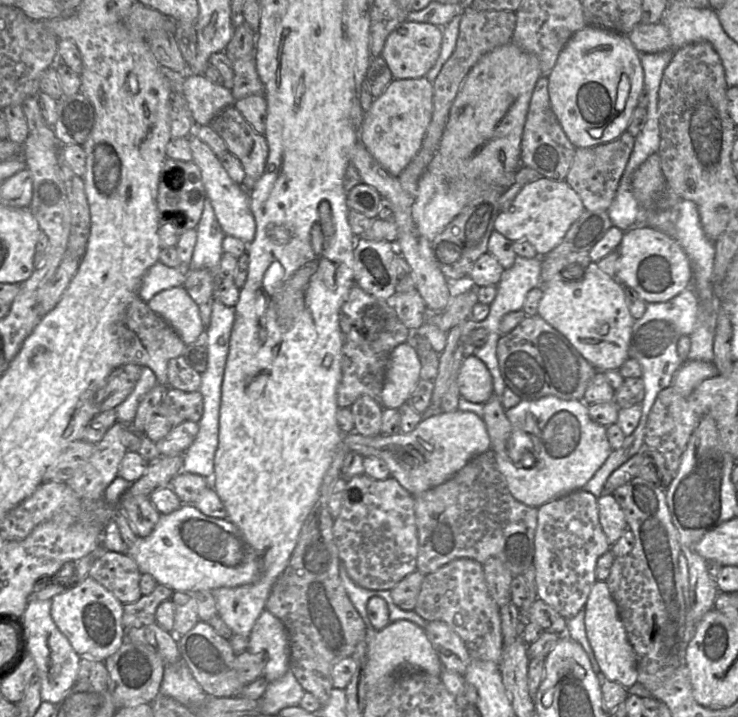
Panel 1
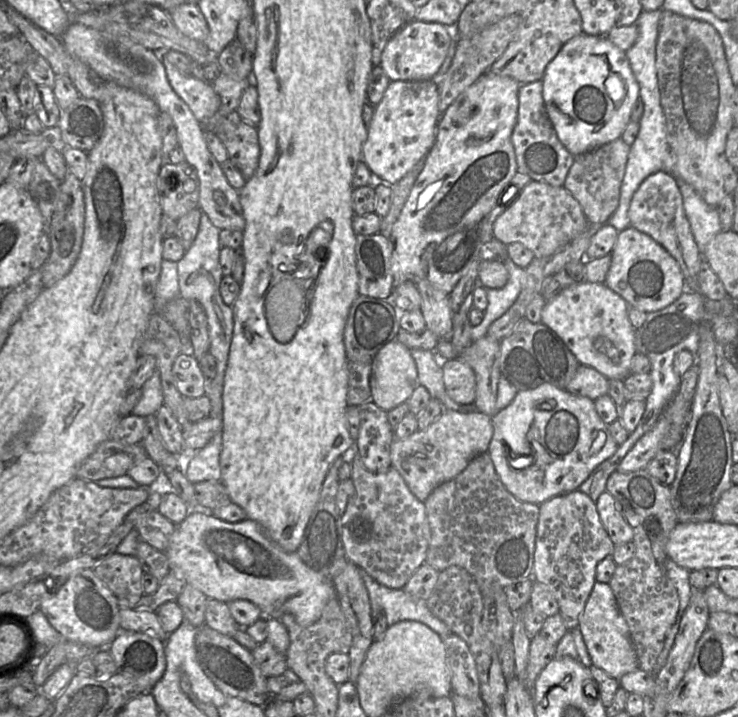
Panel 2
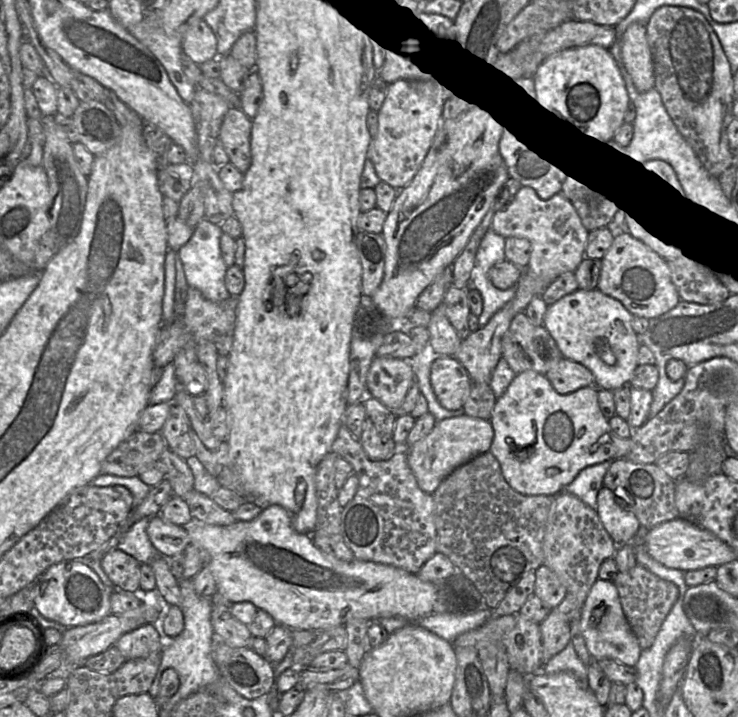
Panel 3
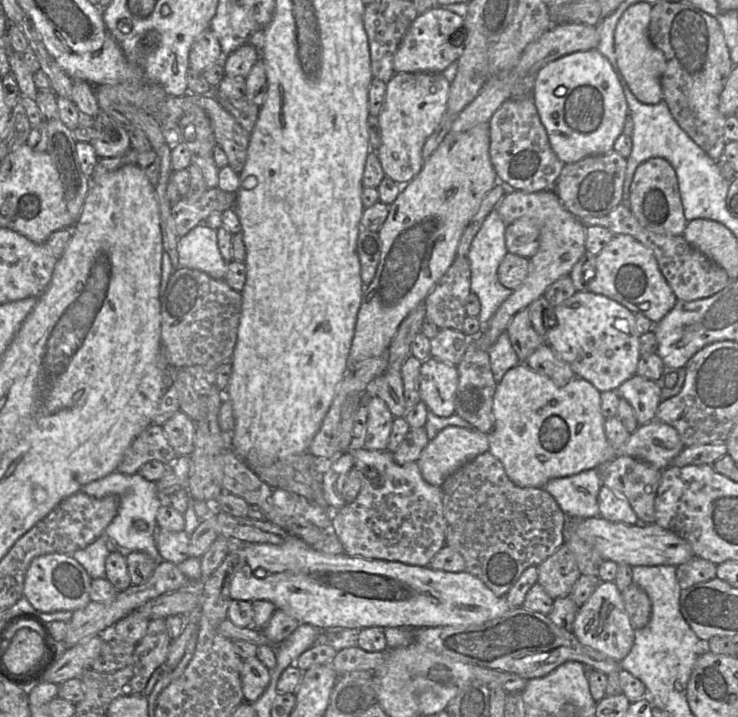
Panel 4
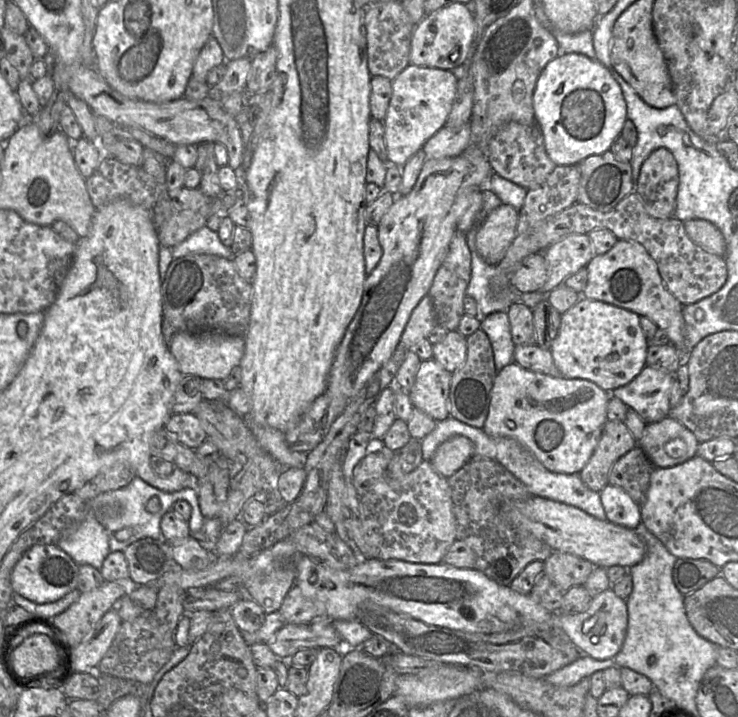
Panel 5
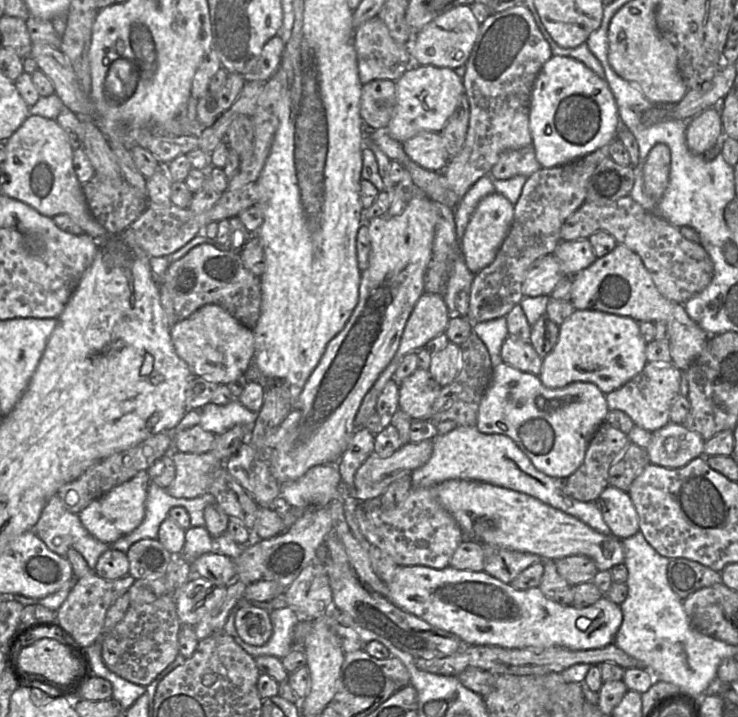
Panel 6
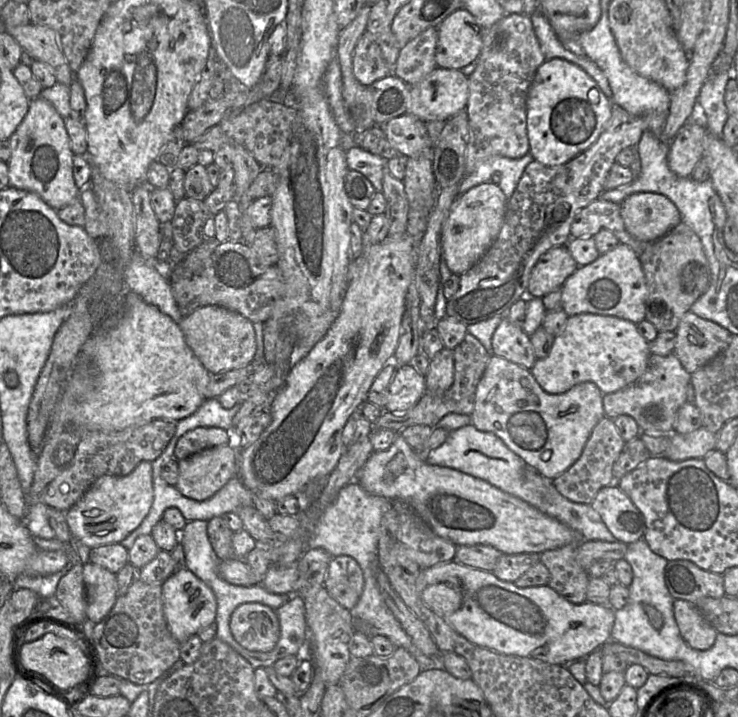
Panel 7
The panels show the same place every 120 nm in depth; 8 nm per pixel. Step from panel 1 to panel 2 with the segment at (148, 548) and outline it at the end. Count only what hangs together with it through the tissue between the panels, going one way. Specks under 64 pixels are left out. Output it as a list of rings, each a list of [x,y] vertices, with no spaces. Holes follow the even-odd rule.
[[[202,509],[191,510],[187,517],[176,525],[164,553],[168,558],[169,569],[178,571],[186,584],[200,590],[209,599],[225,603],[237,599],[249,600],[257,605],[267,618],[280,619],[284,614],[291,614],[299,625],[310,626],[320,618],[328,601],[337,596],[330,578],[307,566],[297,552],[283,550],[251,519],[231,523]]]

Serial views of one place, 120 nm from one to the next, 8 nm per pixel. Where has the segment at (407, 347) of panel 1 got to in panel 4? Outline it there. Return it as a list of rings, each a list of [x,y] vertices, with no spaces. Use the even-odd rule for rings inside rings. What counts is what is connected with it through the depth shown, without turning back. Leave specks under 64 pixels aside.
[[[386,371],[366,388],[369,397],[378,396],[385,401],[394,417],[403,417],[407,412],[403,380],[399,371]]]

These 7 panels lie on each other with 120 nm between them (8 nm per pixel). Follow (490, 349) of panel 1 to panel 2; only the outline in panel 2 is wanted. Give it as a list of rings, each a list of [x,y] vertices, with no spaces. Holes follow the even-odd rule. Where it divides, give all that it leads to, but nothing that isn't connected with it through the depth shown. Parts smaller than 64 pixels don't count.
[[[509,257],[505,258],[504,265],[509,272],[509,279],[500,289],[486,288],[488,305],[481,323],[471,328],[473,342],[487,334],[490,325],[507,312],[521,292],[525,269],[517,266]]]

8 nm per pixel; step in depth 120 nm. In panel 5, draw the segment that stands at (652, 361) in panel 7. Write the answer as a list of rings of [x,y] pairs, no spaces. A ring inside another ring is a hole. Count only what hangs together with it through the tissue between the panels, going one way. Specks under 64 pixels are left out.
[[[646,365],[630,383],[611,394],[636,411],[646,424],[654,423],[669,414],[673,379],[673,374]]]

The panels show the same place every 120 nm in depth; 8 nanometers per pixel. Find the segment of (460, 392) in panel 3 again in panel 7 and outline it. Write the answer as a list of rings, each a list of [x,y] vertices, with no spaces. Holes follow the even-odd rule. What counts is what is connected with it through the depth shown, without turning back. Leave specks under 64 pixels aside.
[[[410,363],[398,366],[387,389],[385,409],[404,412],[412,408],[426,393],[426,377]]]

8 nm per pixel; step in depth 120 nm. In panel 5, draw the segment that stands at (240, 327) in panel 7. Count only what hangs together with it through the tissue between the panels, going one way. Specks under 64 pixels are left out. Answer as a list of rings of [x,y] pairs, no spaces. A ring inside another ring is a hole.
[[[176,332],[168,342],[168,348],[178,363],[182,374],[192,374],[202,379],[225,379],[238,367],[245,350],[244,336],[231,336],[219,332]]]

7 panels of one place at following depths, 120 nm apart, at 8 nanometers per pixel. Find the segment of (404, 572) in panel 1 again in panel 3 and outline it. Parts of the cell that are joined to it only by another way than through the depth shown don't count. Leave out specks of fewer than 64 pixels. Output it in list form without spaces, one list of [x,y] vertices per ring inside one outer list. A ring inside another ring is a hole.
[[[342,424],[331,452],[347,460],[359,480],[357,492],[341,512],[340,535],[345,544],[358,560],[388,564],[417,574],[437,552],[435,503],[433,495],[419,488],[404,447],[388,460],[372,460]]]

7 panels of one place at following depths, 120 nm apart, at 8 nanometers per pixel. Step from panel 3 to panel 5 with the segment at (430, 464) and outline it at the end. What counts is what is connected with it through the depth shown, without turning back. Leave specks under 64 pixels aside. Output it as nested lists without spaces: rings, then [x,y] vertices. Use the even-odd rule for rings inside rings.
[[[456,435],[437,448],[430,462],[441,476],[448,479],[473,456],[473,442],[465,436]]]

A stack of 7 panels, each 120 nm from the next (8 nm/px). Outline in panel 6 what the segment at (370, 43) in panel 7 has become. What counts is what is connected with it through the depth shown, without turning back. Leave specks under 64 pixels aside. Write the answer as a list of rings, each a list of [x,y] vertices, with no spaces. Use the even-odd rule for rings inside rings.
[[[378,16],[366,21],[355,30],[354,46],[357,54],[358,75],[362,85],[376,79],[396,81],[413,64],[409,45],[397,43]]]

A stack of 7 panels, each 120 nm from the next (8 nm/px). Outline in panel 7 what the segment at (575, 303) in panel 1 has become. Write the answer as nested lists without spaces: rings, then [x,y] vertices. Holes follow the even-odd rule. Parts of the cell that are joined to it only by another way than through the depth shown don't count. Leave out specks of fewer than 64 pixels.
[[[582,313],[567,319],[561,332],[555,336],[549,356],[537,359],[530,371],[542,389],[550,394],[564,393],[577,384],[593,382],[605,395],[636,381],[646,370],[650,354],[649,342],[638,332],[635,323],[615,316]]]

